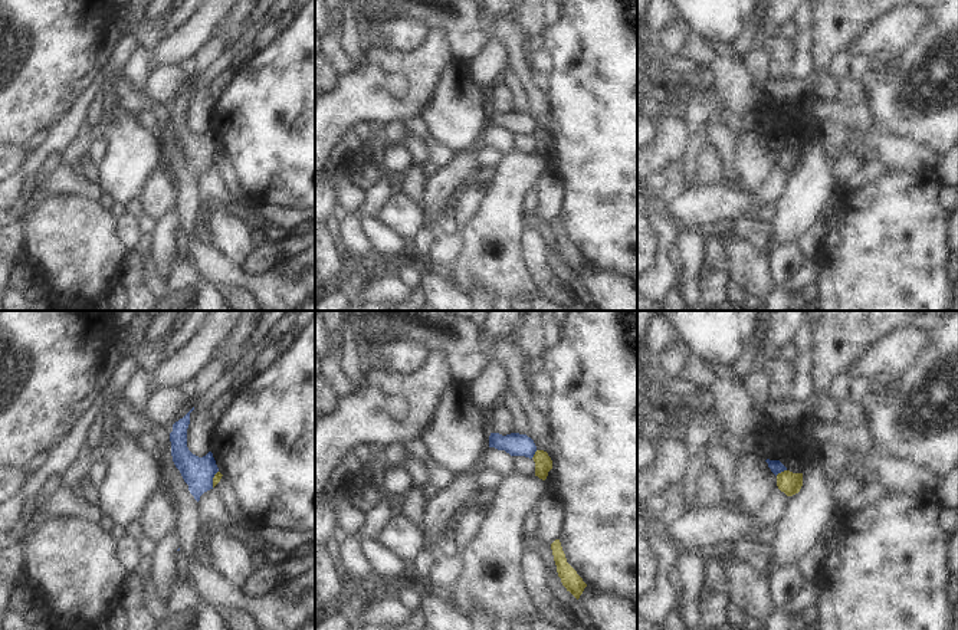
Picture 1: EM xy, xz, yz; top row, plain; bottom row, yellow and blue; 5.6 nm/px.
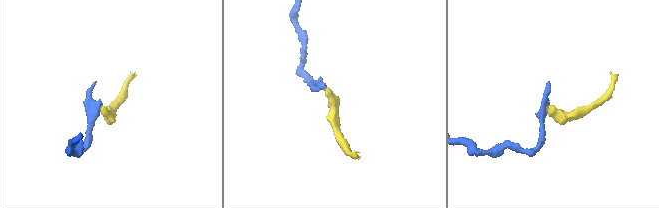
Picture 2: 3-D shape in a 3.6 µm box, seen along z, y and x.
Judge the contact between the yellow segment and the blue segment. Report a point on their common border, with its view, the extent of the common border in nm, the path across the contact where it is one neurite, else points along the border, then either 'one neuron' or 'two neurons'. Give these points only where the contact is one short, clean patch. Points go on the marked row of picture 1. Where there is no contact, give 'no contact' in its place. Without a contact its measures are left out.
contact yz (781, 472); length 70 nm; border yz (786, 469), (776, 475); two neurons

